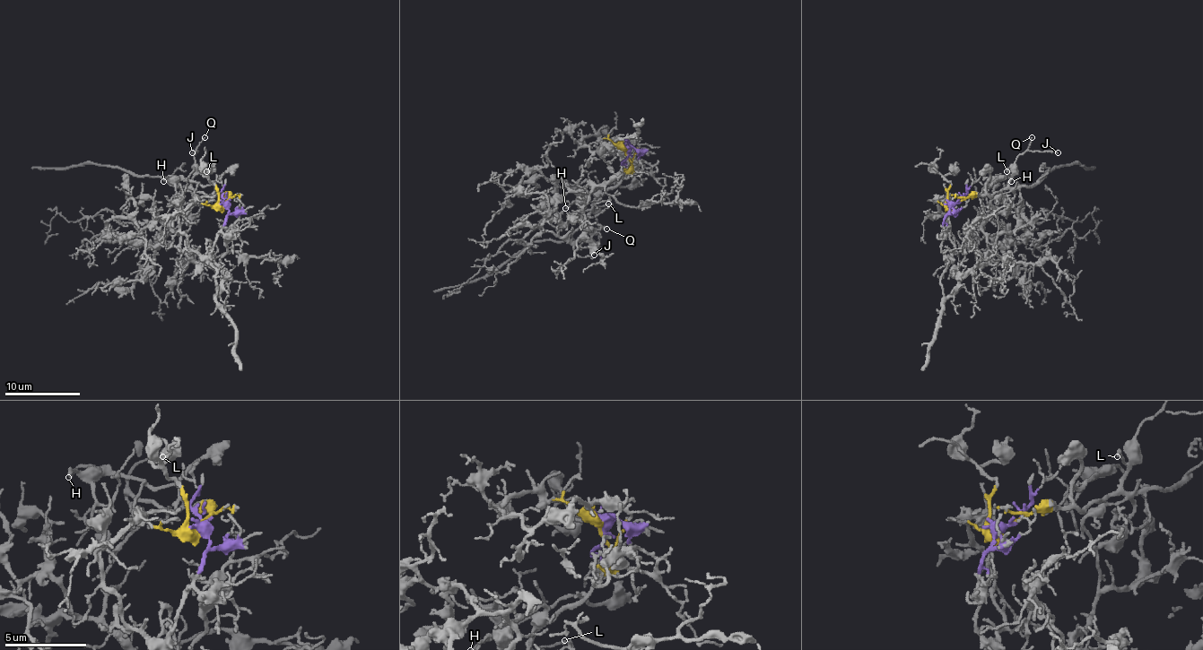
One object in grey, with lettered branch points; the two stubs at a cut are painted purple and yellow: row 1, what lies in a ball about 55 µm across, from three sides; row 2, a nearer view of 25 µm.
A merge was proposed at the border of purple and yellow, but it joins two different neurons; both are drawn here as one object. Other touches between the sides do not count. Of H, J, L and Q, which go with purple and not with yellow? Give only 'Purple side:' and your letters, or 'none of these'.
Purple side: none of these

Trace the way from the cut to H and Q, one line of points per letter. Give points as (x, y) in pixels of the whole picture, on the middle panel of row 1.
H: (626, 150), (630, 168), (618, 182), (609, 182), (596, 192), (580, 195), (566, 209)
Q: (626, 150), (630, 168), (618, 184), (607, 187), (592, 203), (596, 209), (596, 221), (607, 229)

